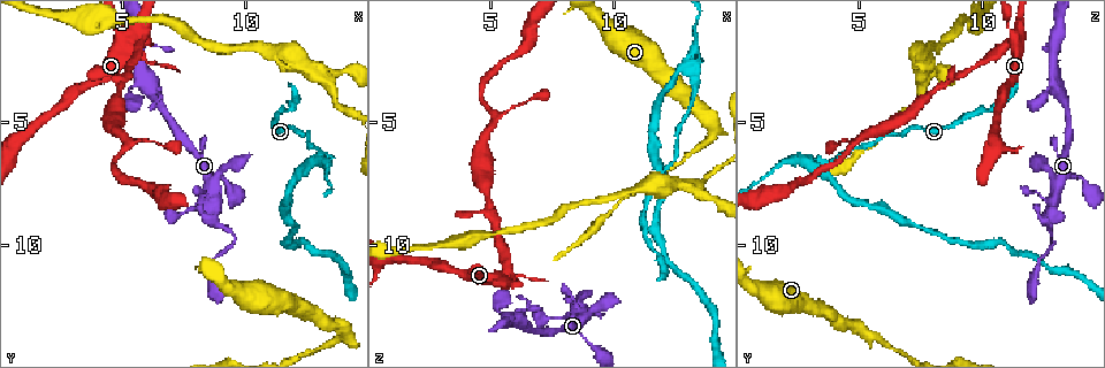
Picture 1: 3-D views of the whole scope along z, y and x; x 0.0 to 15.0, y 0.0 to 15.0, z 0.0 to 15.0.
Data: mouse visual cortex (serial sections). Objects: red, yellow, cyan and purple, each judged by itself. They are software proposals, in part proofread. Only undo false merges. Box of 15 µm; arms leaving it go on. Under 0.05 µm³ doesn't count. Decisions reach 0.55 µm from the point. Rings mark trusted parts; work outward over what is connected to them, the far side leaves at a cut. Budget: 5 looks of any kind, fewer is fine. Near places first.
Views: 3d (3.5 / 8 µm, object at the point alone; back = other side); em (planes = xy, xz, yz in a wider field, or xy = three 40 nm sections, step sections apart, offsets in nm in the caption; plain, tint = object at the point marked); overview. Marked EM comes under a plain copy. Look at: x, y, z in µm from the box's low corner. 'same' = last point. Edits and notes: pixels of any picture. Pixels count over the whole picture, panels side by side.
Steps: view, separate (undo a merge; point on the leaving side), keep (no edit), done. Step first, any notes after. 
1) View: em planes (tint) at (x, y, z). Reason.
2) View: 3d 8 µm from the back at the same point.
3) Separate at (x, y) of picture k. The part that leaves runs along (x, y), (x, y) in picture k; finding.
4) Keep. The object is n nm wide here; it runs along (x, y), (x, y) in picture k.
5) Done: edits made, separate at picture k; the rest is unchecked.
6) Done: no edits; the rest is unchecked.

View: 3d 8 µm at (9.5, 9.8, 12.8). Sharp bend.

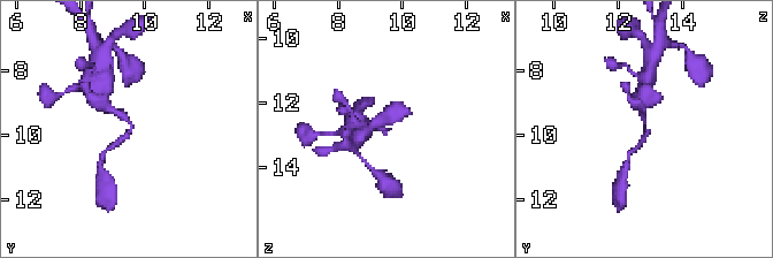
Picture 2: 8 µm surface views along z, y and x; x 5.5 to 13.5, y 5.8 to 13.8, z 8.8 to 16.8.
View: em xy step 1 (tint) at (9.6, 9.8, 12.8). The arms are 150, 200 nm wide; shape alone is not enough.

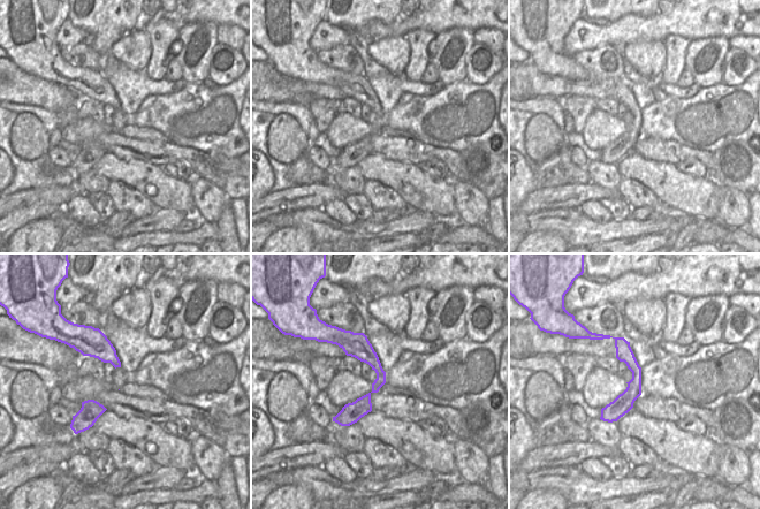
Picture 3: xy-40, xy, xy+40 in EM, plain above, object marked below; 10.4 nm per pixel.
Keep. It runs along (642, 107), (647, 135), (635, 149) in picture 2; all the same cell.

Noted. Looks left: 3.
View: 3d 3.5 µm from the back at (13.0, 6.6, 2.7). A fork.

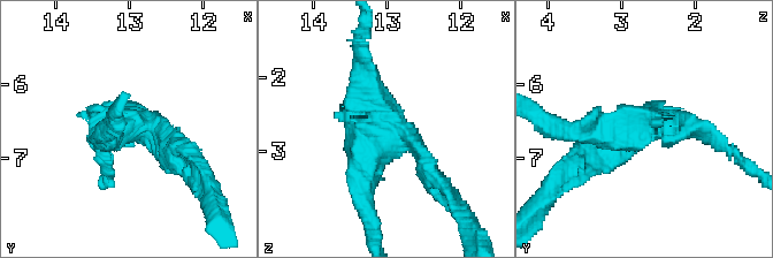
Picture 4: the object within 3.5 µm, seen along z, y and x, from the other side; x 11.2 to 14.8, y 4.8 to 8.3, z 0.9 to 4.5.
View: em xy step 1 (tint) at (12.95, 6.55, 2.80).

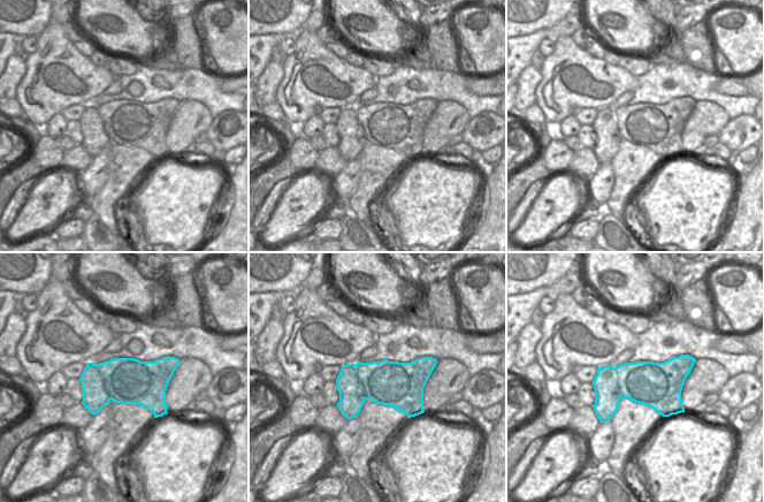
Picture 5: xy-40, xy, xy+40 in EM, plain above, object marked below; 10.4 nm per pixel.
View: em xy step 2 (tint) at the same point.

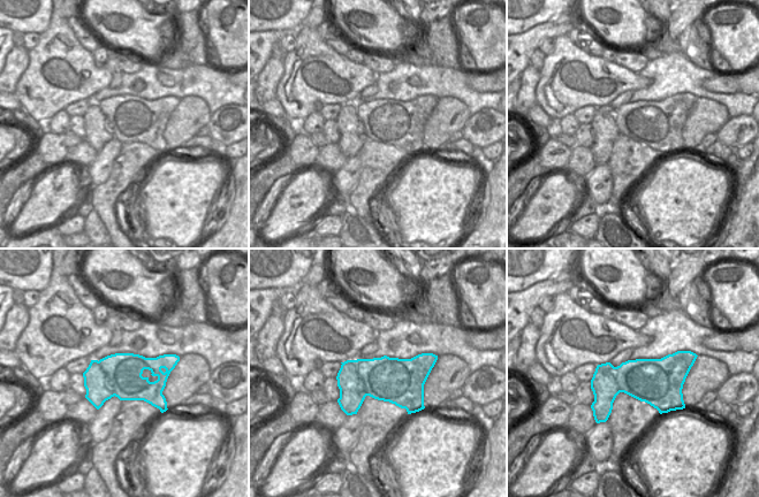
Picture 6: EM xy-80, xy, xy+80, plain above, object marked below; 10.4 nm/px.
Separate at (426, 156) of picture 4. The object is 480 nm wide here; the part that leaves runs along (405, 135), (433, 182), (461, 211) in picture 4; a second cell is stuck on.

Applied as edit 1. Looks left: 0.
Done: edits made, separate at picture 4; the rest is unchecked.

